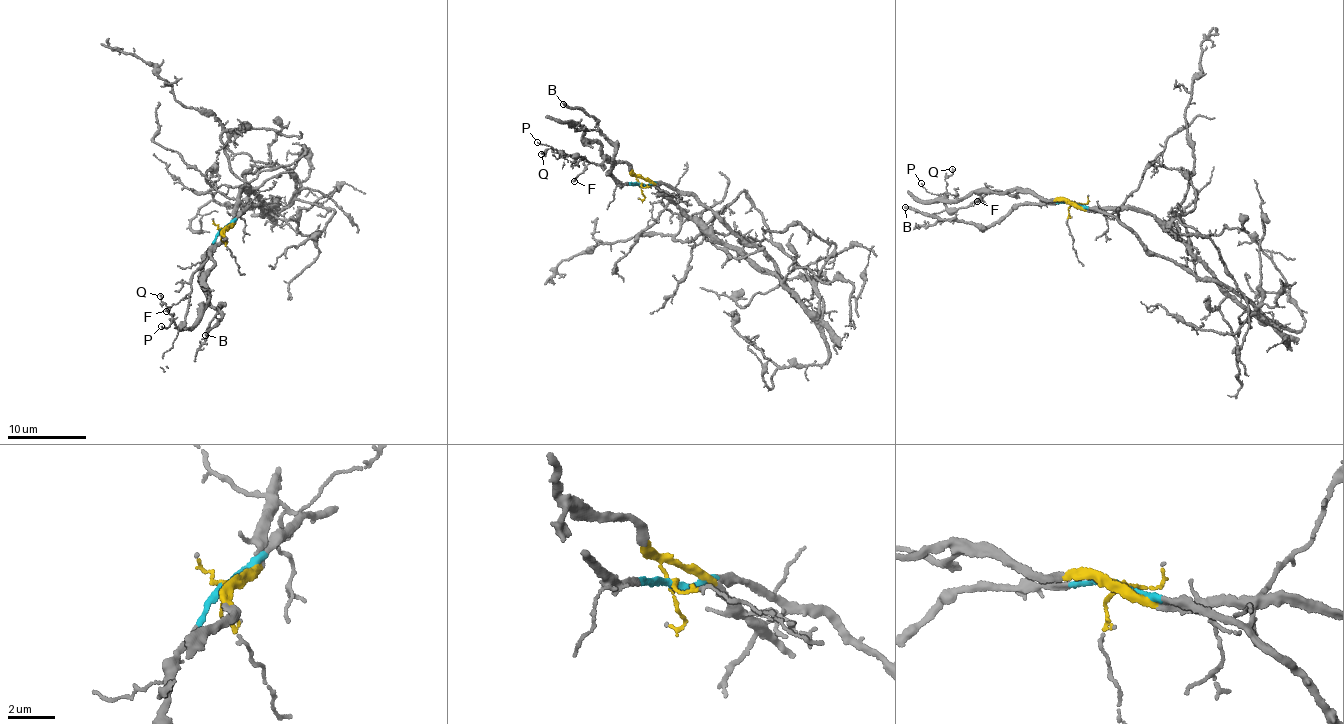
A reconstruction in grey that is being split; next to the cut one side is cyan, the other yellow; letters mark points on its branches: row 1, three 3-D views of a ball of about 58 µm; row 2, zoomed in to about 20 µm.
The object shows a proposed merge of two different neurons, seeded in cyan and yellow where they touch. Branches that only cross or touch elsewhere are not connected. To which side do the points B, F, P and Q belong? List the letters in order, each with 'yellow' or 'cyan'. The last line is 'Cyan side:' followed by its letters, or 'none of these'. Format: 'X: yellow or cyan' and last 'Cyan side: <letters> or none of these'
B: cyan
F: yellow
P: yellow
Q: yellow
Cyan side: B

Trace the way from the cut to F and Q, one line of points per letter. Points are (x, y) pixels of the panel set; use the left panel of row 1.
F: (222, 228), (226, 238), (210, 251), (202, 265), (197, 267), (190, 290), (165, 311)
Q: (222, 228), (226, 238), (210, 251), (193, 278), (184, 321), (175, 324), (170, 307), (159, 296)

